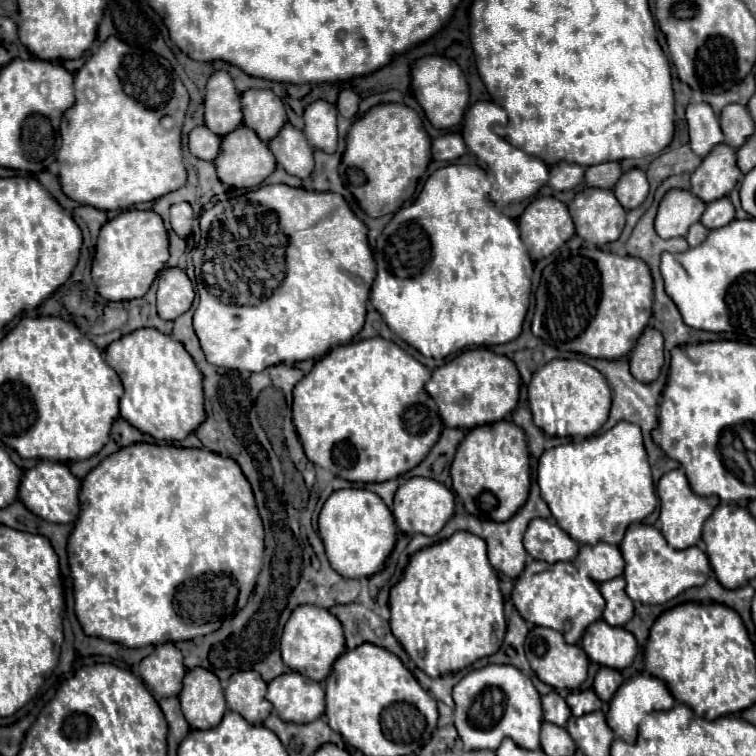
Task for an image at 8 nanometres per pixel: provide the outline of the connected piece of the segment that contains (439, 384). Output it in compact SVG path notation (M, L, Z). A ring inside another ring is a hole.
M469 349L453 361L437 367L425 385L425 391L439 407L439 415L447 427L471 429L485 423L507 419L519 399L519 371L511 359L489 349Z

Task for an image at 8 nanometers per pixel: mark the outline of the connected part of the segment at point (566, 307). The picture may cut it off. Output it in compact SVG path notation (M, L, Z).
M565 245L559 249L555 261L541 273L541 281L535 291L535 315L531 329L535 337L543 339L547 345L557 347L559 351L575 351L599 359L619 359L633 349L637 337L647 327L651 317L651 303L653 277L645 261L629 255L621 257L591 245L583 245L575 251Z

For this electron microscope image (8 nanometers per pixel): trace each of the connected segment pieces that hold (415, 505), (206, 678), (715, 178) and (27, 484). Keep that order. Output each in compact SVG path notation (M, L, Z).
M411 477L405 481L393 501L393 517L403 533L421 533L421 535L437 535L443 525L453 517L455 511L455 495L451 489L447 489L443 483L427 477Z
M201 667L187 671L179 701L191 729L211 729L227 711L217 675Z
M725 143L715 145L713 153L709 153L709 157L691 173L691 193L701 201L711 203L725 197L735 187L739 175L735 149Z
M39 461L33 469L25 471L19 485L19 499L37 517L51 523L75 523L79 515L79 479L73 477L69 467L59 461Z

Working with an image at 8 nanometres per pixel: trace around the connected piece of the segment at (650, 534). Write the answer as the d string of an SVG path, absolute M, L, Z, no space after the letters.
M633 523L625 531L619 549L625 559L625 573L623 573L627 581L625 591L633 601L649 605L665 603L689 587L703 585L711 573L709 559L699 547L693 545L687 549L673 549L671 545L667 545L663 533L653 525Z

